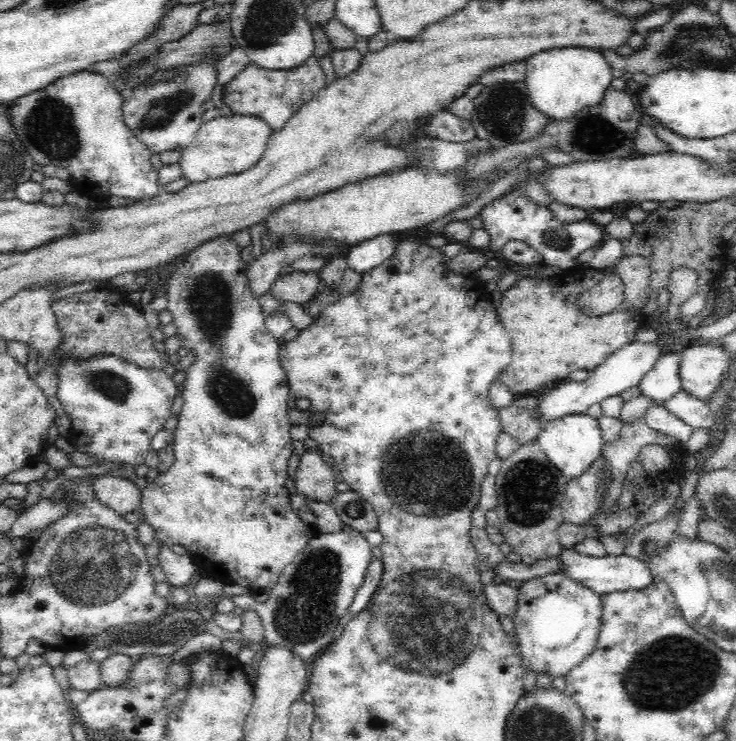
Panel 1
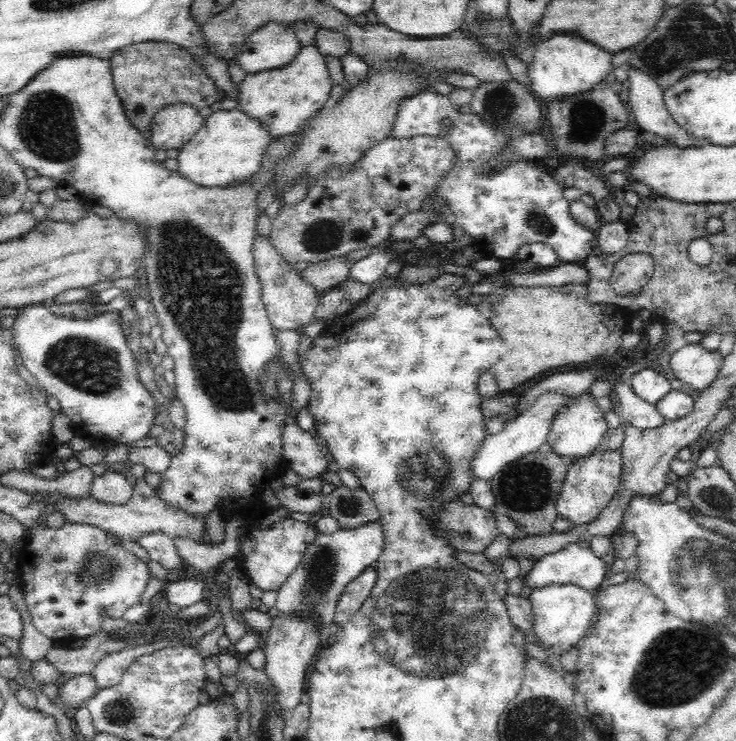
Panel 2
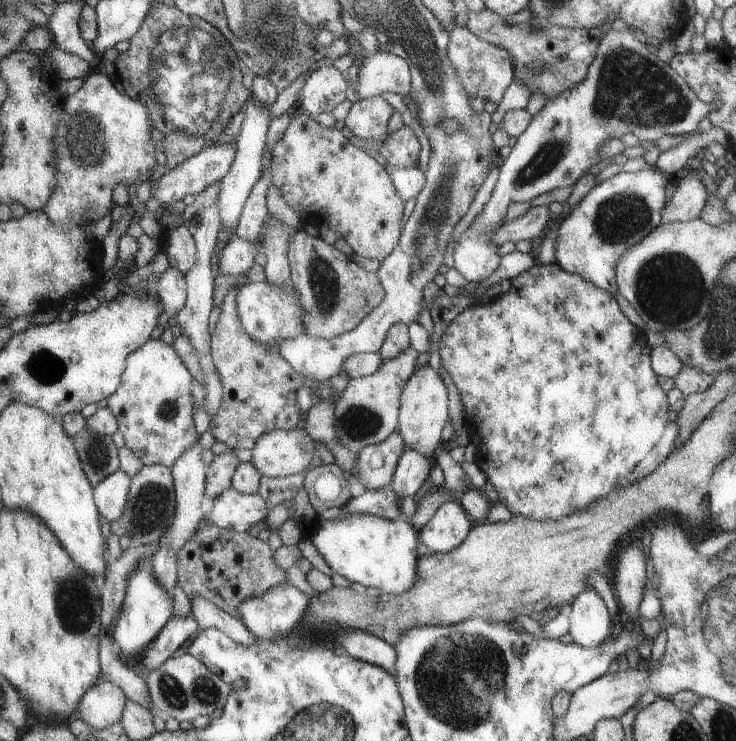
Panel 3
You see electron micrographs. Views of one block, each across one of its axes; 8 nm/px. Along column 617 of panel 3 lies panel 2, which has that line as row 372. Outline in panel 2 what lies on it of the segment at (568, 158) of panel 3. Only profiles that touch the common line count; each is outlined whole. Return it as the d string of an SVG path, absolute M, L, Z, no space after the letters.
M43 303L30 304L19 309L20 314L14 318L14 325L10 329L12 332L12 339L14 339L15 350L19 351L20 357L22 357L23 366L28 369L28 372L36 378L38 385L40 385L40 390L44 393L50 393L51 396L56 398L60 403L60 412L64 413L69 422L71 423L71 428L76 437L82 437L86 440L93 442L94 440L114 440L114 442L120 442L122 444L132 444L136 440L141 440L149 434L150 427L152 426L152 420L157 415L155 413L156 400L150 395L150 392L146 390L144 384L140 381L139 373L135 368L134 356L131 354L130 348L126 342L126 337L122 333L122 320L120 319L118 312L108 312L104 314L99 314L98 317L91 319L90 321L72 321L71 319L64 319L53 314L49 308L45 308Z

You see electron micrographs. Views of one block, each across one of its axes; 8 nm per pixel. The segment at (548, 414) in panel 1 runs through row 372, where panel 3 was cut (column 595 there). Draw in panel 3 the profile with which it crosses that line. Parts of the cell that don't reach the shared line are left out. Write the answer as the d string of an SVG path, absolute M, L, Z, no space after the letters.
M586 588L580 596L567 608L570 620L568 634L572 636L574 643L582 648L596 648L600 646L612 632L614 624L610 610L606 607L604 600L593 588Z

